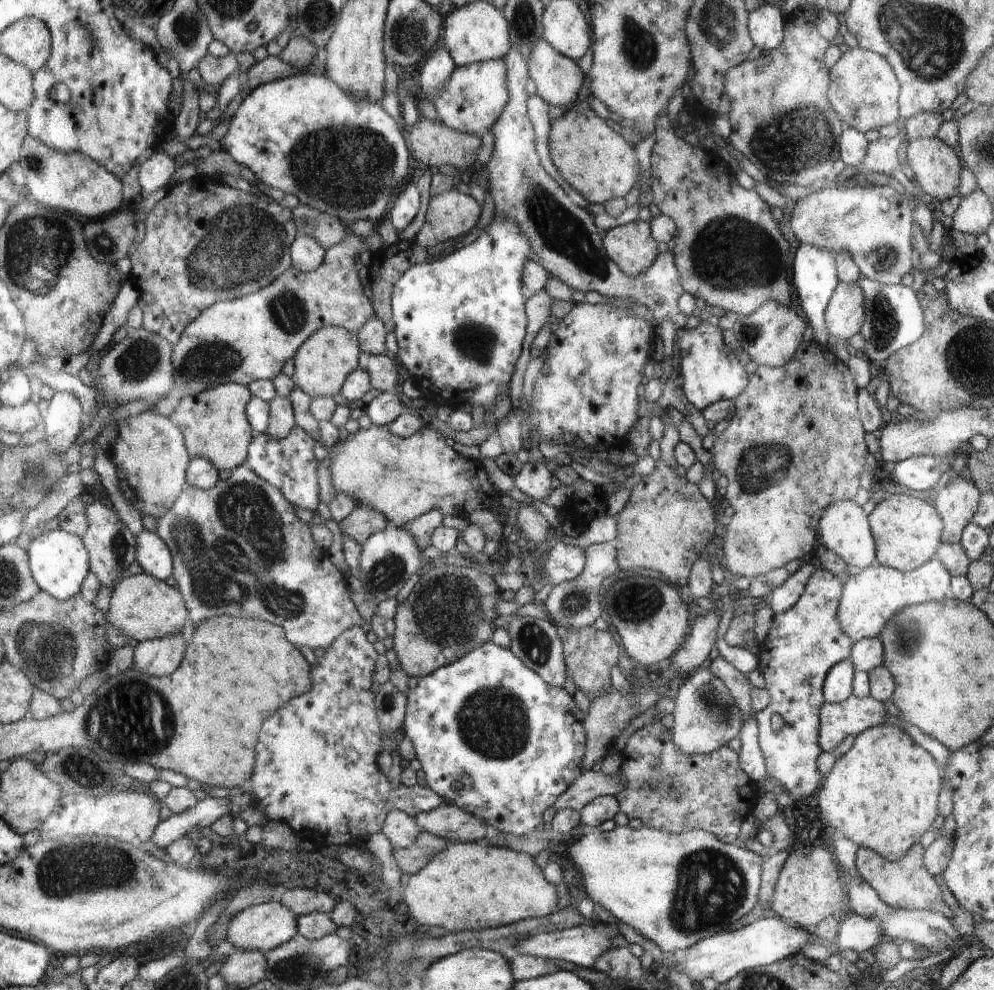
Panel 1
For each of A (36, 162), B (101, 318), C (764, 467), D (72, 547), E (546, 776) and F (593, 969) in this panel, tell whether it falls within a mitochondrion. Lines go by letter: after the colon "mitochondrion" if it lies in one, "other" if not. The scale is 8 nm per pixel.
A: mitochondrion
B: other
C: mitochondrion
D: other
E: other
F: other

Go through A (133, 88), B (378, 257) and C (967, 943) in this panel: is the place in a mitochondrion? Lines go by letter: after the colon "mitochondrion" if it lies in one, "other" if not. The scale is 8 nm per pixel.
A: other
B: other
C: other

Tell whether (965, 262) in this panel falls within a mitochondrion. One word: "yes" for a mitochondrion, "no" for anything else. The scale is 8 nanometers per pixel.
no

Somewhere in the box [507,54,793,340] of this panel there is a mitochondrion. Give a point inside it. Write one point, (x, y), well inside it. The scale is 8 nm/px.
(730, 249)

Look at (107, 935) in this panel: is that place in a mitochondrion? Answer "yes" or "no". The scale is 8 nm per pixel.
no

